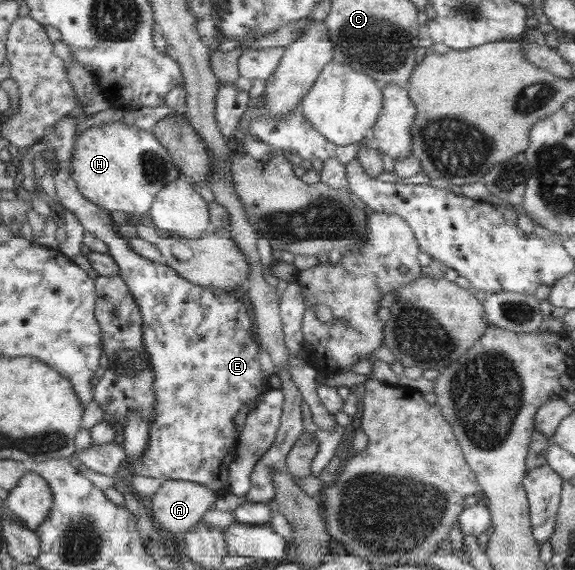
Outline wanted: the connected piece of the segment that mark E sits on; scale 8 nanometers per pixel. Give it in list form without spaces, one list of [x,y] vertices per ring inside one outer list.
[[[64,116],[49,130],[46,137],[50,141],[49,145],[54,149],[59,168],[55,176],[57,195],[65,209],[76,213],[76,217],[80,219],[86,231],[91,231],[110,247],[109,255],[120,267],[119,276],[124,279],[131,295],[139,303],[143,316],[144,341],[154,371],[156,418],[150,426],[150,440],[146,452],[142,457],[132,461],[134,474],[156,477],[156,479],[194,481],[214,491],[218,499],[226,497],[230,492],[230,480],[228,480],[230,464],[238,455],[238,443],[240,443],[241,431],[236,427],[236,415],[244,407],[248,409],[248,414],[252,413],[263,396],[276,385],[273,378],[266,378],[262,373],[261,347],[255,332],[255,322],[250,317],[250,307],[240,297],[234,297],[228,292],[216,297],[212,288],[201,287],[181,277],[172,267],[164,263],[152,262],[135,253],[129,239],[120,237],[120,226],[112,217],[110,210],[90,202],[78,189],[72,172],[74,143],[78,137],[76,133],[78,133],[78,119]]]

